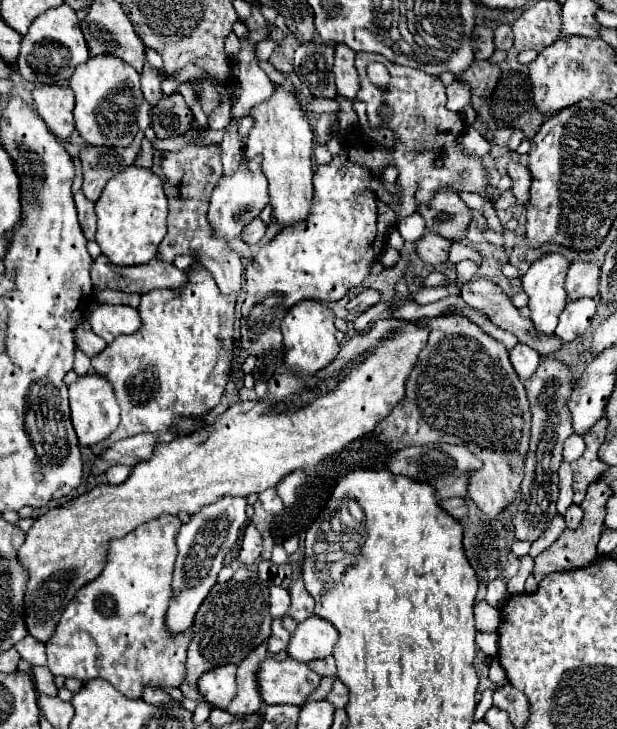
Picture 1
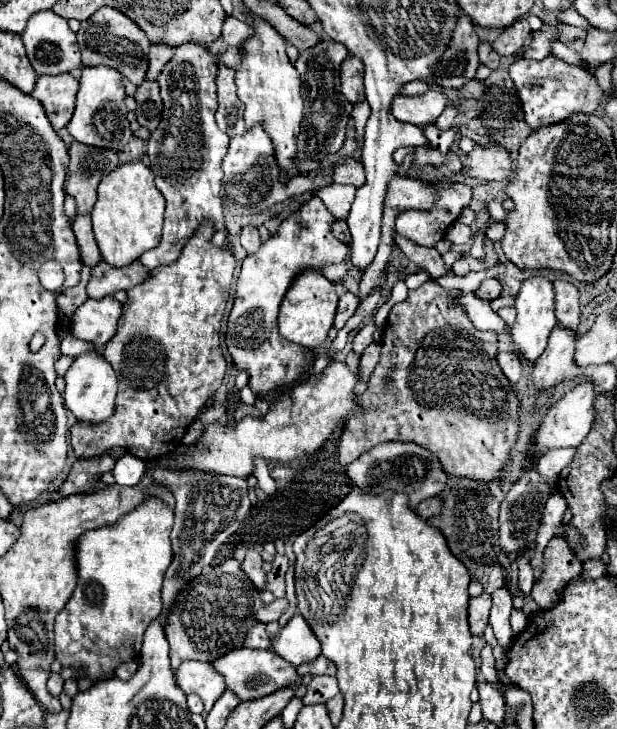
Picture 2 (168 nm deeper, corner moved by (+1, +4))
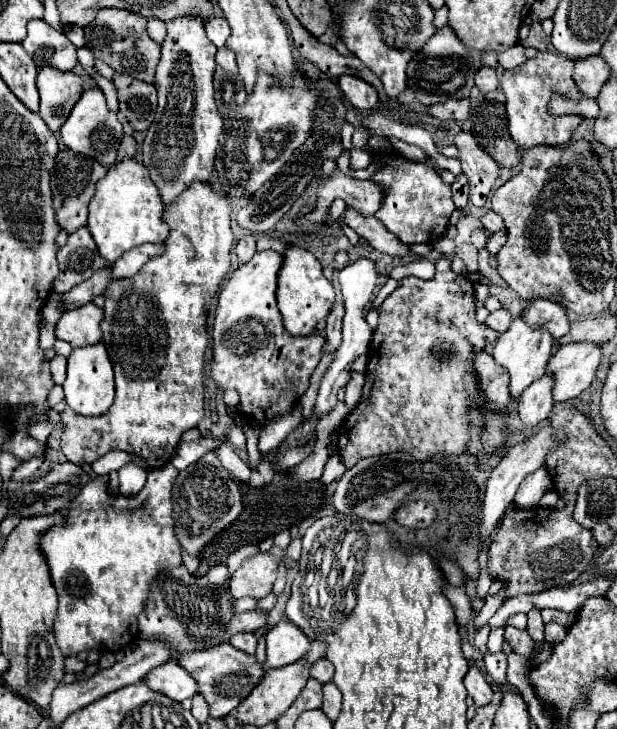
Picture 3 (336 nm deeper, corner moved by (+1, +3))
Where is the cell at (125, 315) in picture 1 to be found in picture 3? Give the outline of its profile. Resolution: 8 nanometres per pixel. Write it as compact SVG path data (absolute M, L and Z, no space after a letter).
M93 303L65 311L55 325L55 335L61 341L67 341L71 347L85 347L101 341L101 323L103 309Z

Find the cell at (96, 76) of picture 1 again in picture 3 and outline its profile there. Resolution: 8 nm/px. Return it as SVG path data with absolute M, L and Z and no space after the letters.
M87 89L83 91L81 99L75 103L71 115L61 127L61 139L67 145L67 149L91 157L105 167L111 167L117 159L117 149L123 139L123 125L119 123L117 115L107 109L105 95L99 89Z

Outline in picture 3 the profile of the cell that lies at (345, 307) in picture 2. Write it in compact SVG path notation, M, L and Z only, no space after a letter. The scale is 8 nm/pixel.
M335 305L327 317L327 329L325 329L325 347L323 347L323 353L331 355L335 353L335 349L339 347L341 343L341 321L343 321L343 315L345 315L345 307L343 305Z

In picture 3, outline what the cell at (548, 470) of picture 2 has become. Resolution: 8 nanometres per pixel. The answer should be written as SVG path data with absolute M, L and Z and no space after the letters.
M541 467L523 479L523 483L519 485L519 489L515 493L515 505L523 507L523 509L537 507L539 499L547 493L549 487L551 487L551 477L549 477L547 469Z

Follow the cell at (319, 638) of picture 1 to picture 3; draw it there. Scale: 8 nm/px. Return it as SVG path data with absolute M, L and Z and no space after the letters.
M289 619L279 621L265 635L265 665L285 667L301 659L309 649L309 639Z

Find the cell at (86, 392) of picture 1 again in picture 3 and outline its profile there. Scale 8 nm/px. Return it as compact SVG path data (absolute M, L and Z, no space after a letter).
M103 343L87 345L81 349L73 349L67 357L67 379L63 383L67 405L81 415L101 415L105 413L115 397L113 383L113 367Z

